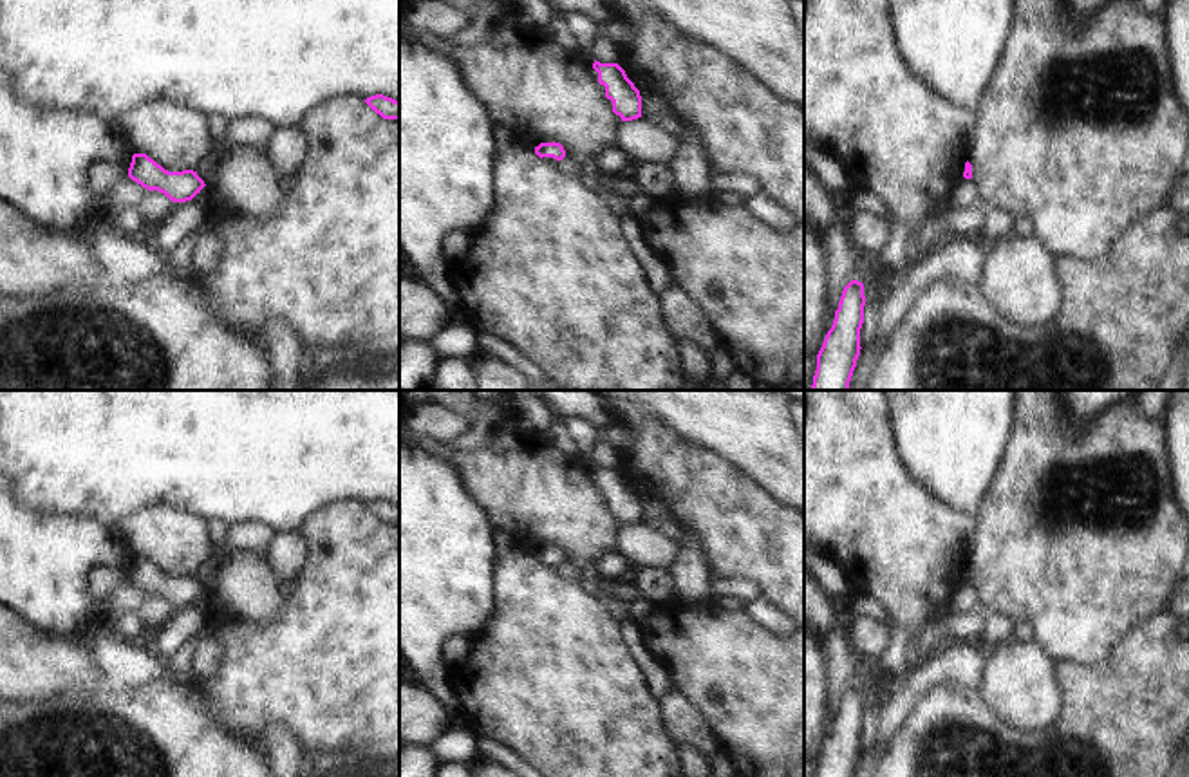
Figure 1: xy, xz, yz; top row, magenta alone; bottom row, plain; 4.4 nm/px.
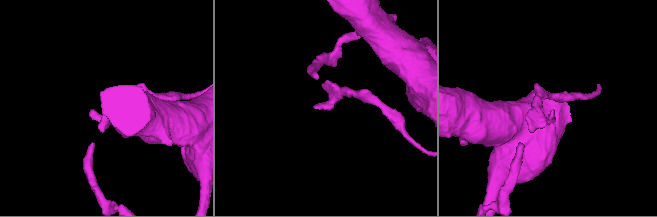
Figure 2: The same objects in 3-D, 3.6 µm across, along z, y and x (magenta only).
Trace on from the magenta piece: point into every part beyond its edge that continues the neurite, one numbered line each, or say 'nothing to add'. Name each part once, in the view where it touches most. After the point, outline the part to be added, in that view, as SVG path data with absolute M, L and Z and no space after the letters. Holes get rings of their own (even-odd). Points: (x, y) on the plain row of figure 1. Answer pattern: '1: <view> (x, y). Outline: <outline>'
nothing to add.

